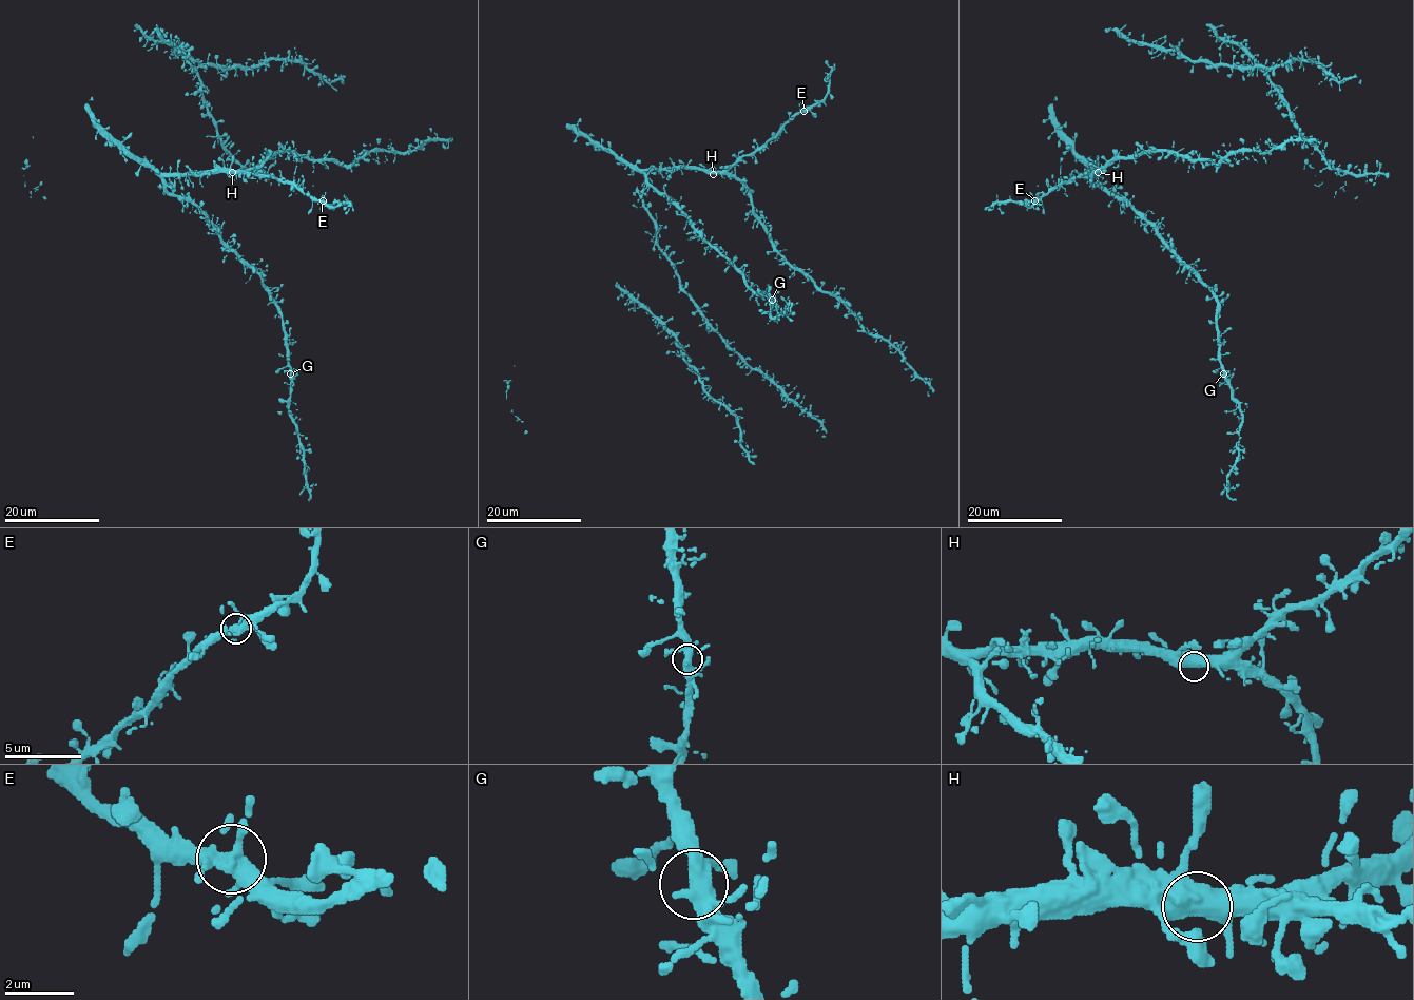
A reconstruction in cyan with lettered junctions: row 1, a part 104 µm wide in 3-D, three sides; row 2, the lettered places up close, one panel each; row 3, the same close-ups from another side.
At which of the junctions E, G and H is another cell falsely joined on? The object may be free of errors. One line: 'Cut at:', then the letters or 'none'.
Cut at: none

